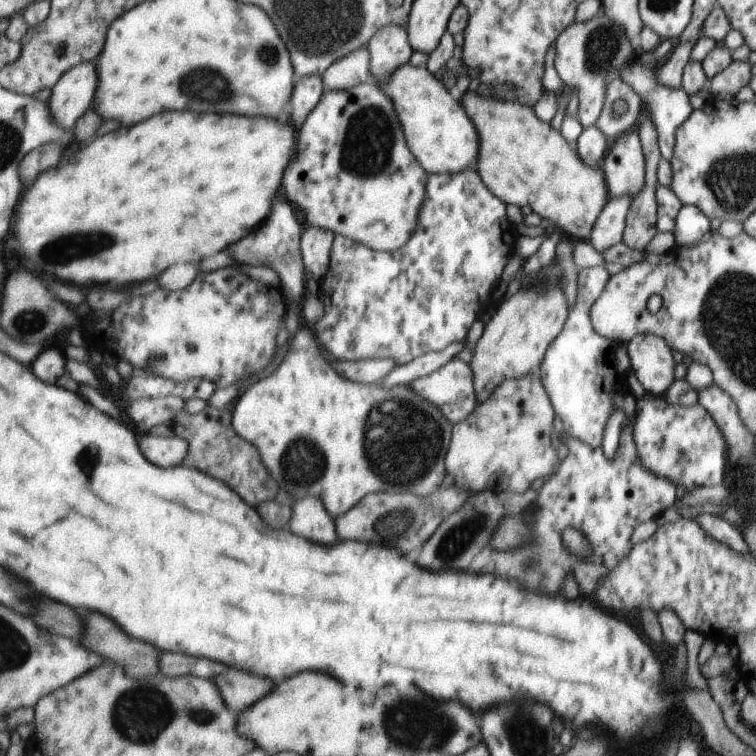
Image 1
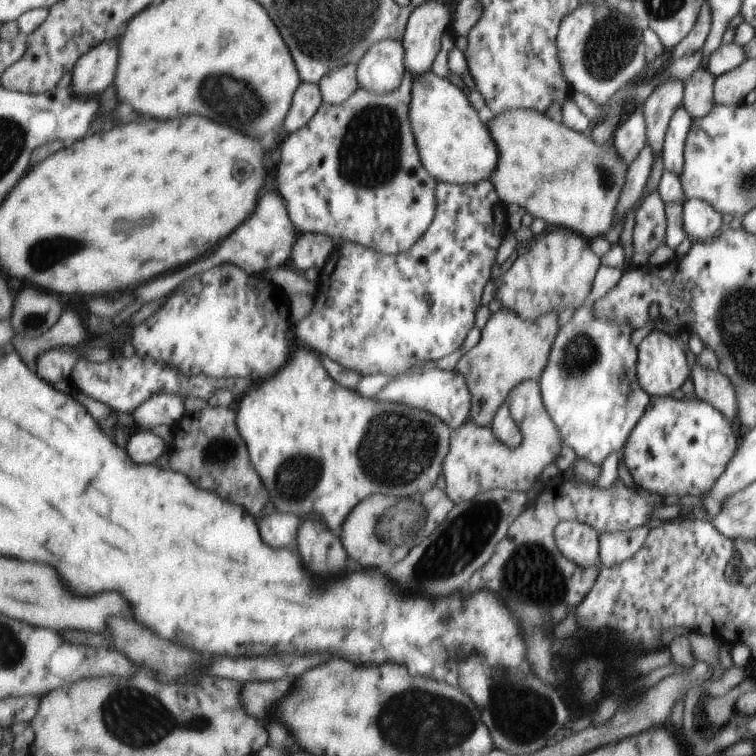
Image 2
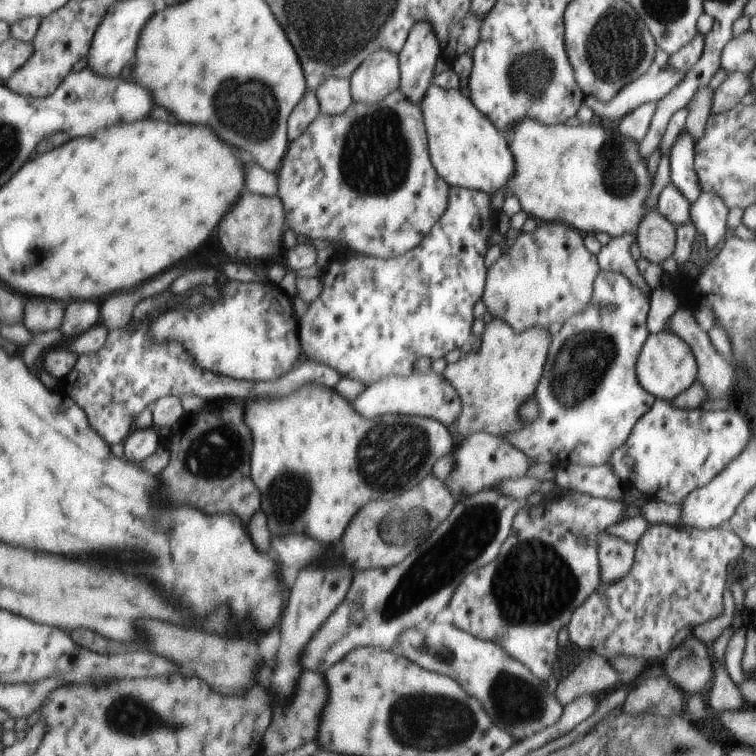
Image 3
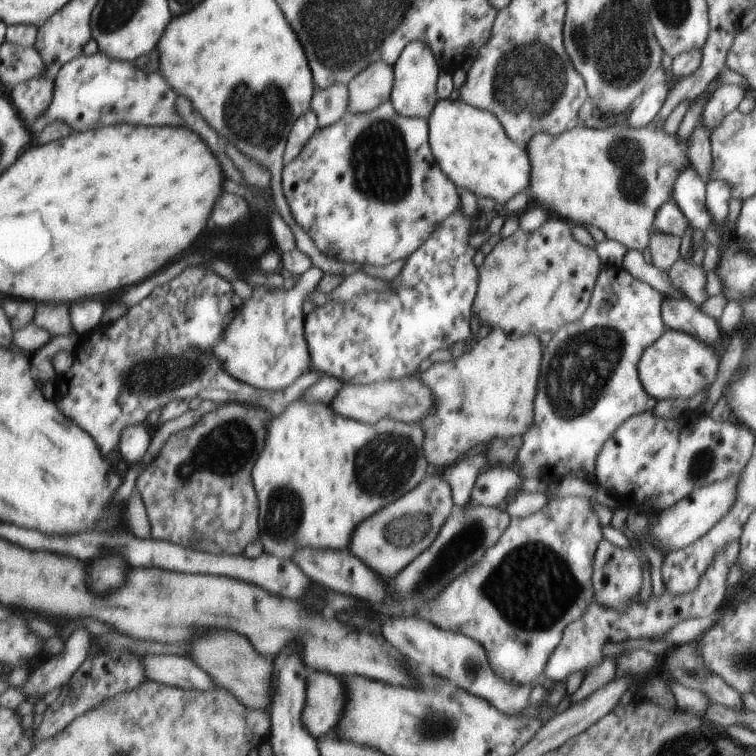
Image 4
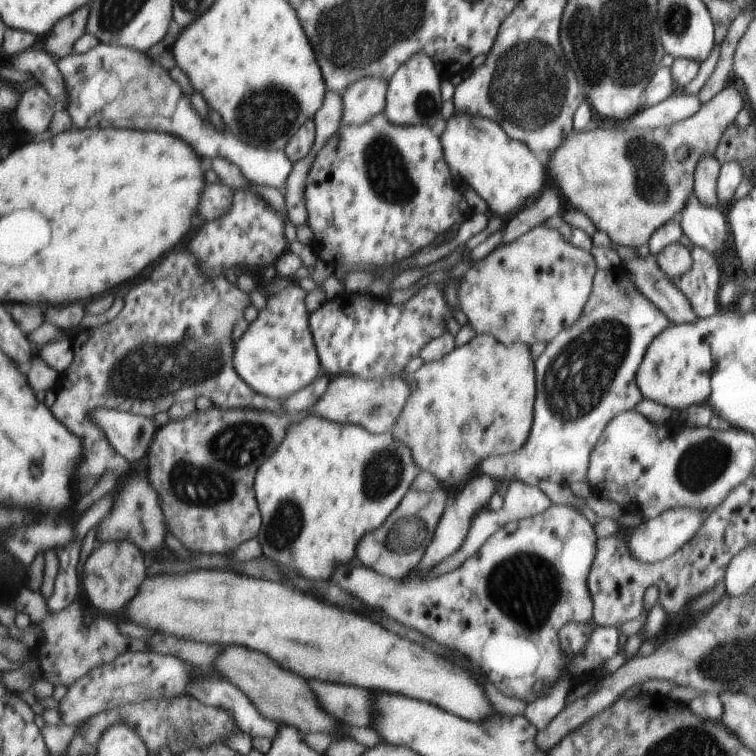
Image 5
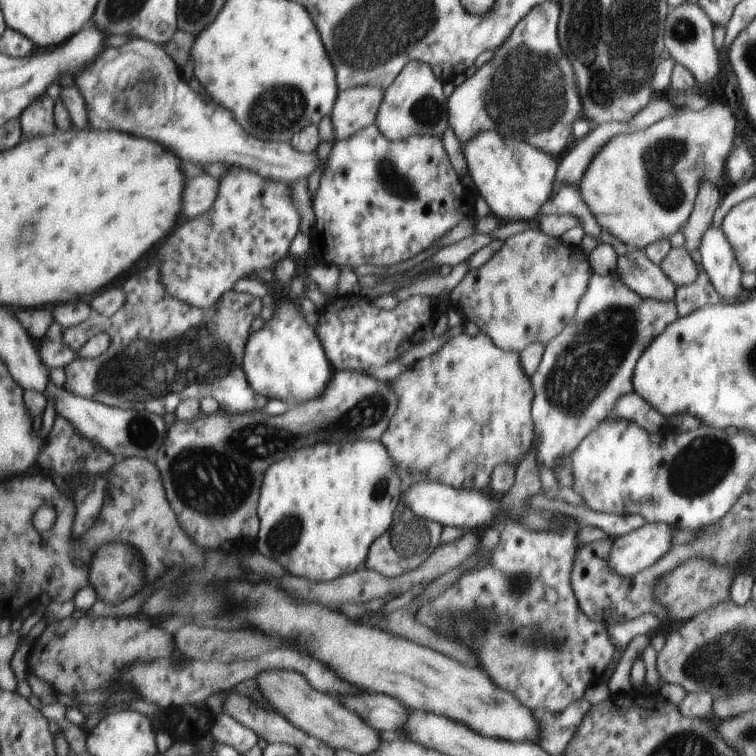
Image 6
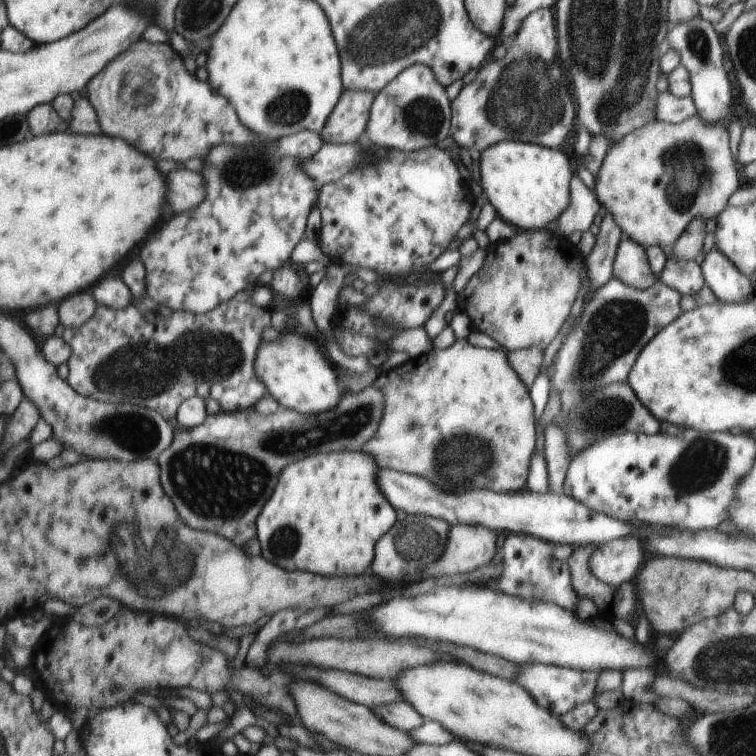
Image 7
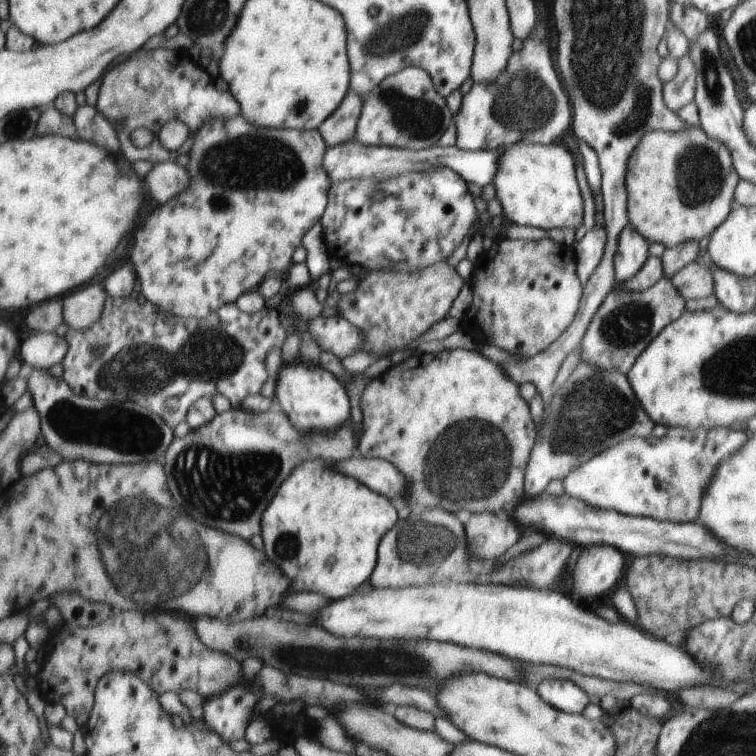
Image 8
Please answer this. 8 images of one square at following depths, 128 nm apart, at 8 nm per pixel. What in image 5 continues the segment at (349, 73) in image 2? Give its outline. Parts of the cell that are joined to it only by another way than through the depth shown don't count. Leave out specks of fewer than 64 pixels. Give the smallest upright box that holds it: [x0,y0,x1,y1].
[284,91,342,226]

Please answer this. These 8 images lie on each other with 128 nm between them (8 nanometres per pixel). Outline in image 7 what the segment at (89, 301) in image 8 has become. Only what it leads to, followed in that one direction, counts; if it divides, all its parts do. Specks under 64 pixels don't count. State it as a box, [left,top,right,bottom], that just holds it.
[59,293,99,328]

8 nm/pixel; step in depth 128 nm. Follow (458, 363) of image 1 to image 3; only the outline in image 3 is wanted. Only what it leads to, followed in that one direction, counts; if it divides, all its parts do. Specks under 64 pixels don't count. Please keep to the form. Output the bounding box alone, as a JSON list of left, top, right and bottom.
[352,369,463,427]

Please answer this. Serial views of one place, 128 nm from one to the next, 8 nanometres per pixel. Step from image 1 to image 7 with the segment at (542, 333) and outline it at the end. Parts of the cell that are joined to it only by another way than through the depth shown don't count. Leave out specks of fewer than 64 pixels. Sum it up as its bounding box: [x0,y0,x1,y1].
[362,339,536,493]

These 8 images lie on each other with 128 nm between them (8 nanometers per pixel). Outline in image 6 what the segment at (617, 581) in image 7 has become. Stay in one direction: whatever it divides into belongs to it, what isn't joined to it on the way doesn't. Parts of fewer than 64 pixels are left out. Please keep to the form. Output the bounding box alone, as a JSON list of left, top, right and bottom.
[609,522,678,576]

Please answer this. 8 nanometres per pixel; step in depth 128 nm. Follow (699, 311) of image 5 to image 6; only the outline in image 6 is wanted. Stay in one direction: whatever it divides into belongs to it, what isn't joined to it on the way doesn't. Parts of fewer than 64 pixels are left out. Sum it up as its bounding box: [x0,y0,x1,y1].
[674,262,722,317]

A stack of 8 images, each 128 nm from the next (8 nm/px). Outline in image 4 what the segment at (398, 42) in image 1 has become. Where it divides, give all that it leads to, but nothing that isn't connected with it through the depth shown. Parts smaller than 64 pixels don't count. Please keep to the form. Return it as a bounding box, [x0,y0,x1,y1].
[347,60,395,113]

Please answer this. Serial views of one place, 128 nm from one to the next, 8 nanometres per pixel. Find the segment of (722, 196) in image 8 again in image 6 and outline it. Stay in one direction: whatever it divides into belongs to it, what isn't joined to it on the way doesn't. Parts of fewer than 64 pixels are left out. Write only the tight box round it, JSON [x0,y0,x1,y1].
[578,99,736,249]

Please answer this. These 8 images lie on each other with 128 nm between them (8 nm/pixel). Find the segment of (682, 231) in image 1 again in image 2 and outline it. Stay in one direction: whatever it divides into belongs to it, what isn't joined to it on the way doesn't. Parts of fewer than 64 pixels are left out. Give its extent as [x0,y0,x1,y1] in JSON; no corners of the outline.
[683,199,722,241]

